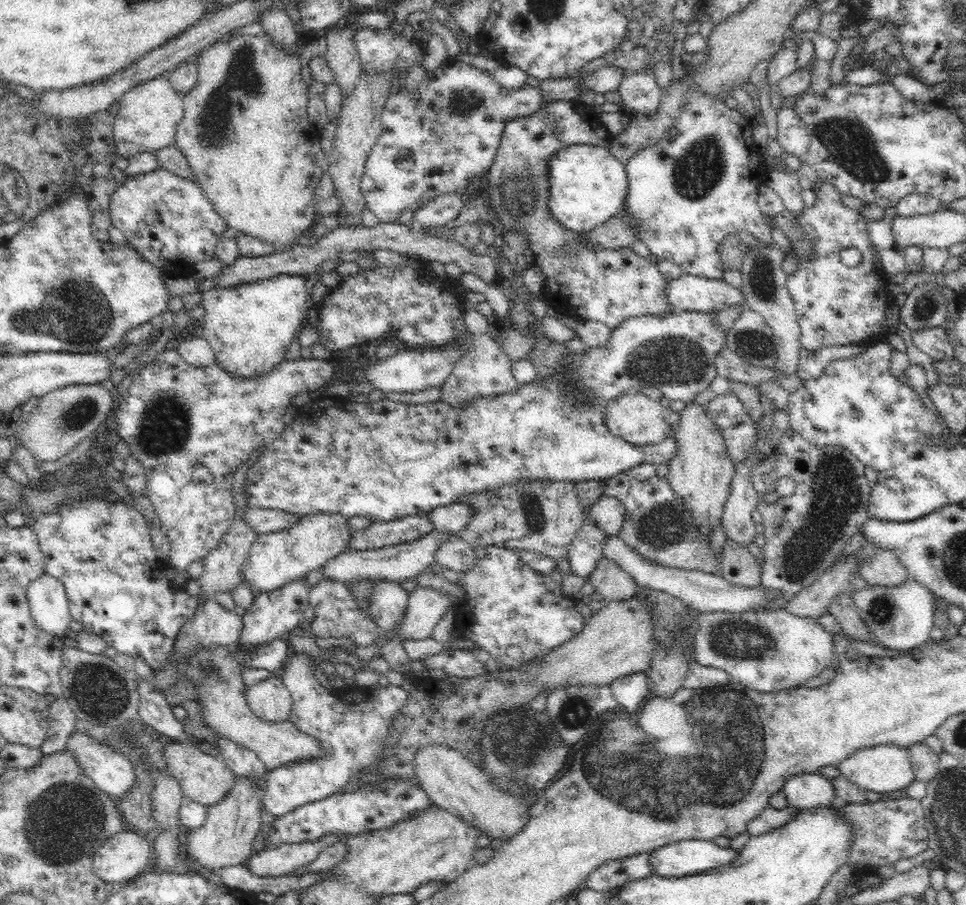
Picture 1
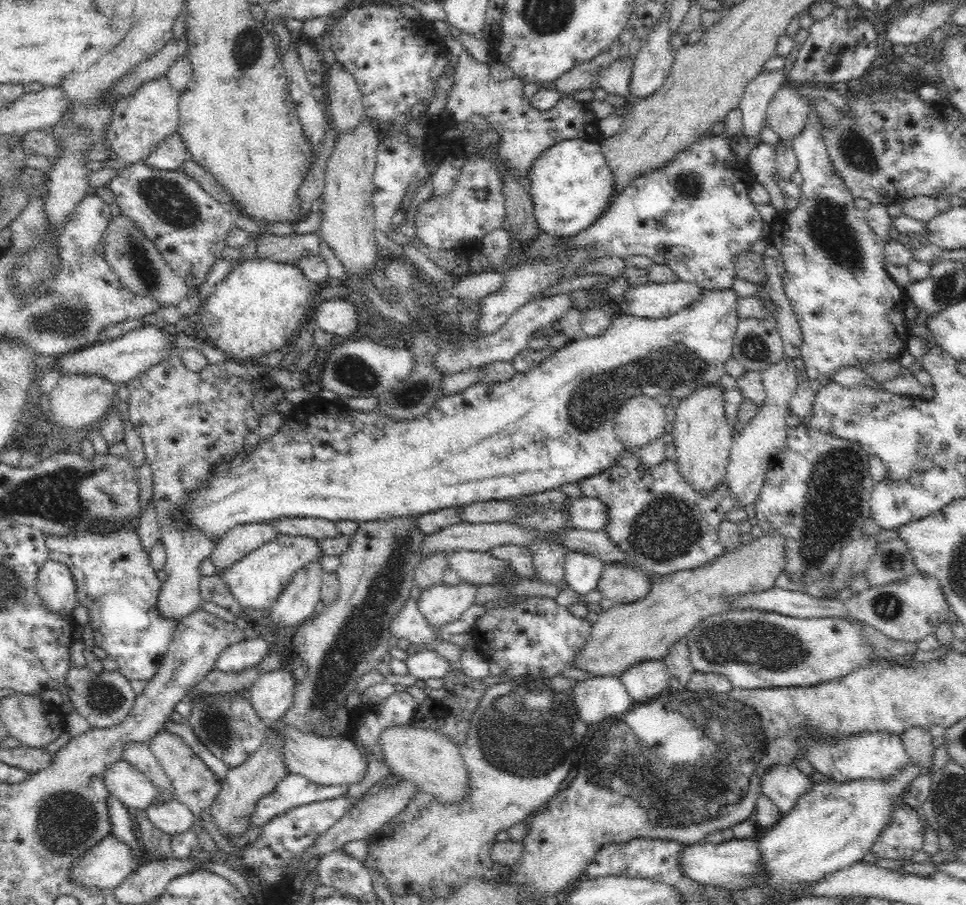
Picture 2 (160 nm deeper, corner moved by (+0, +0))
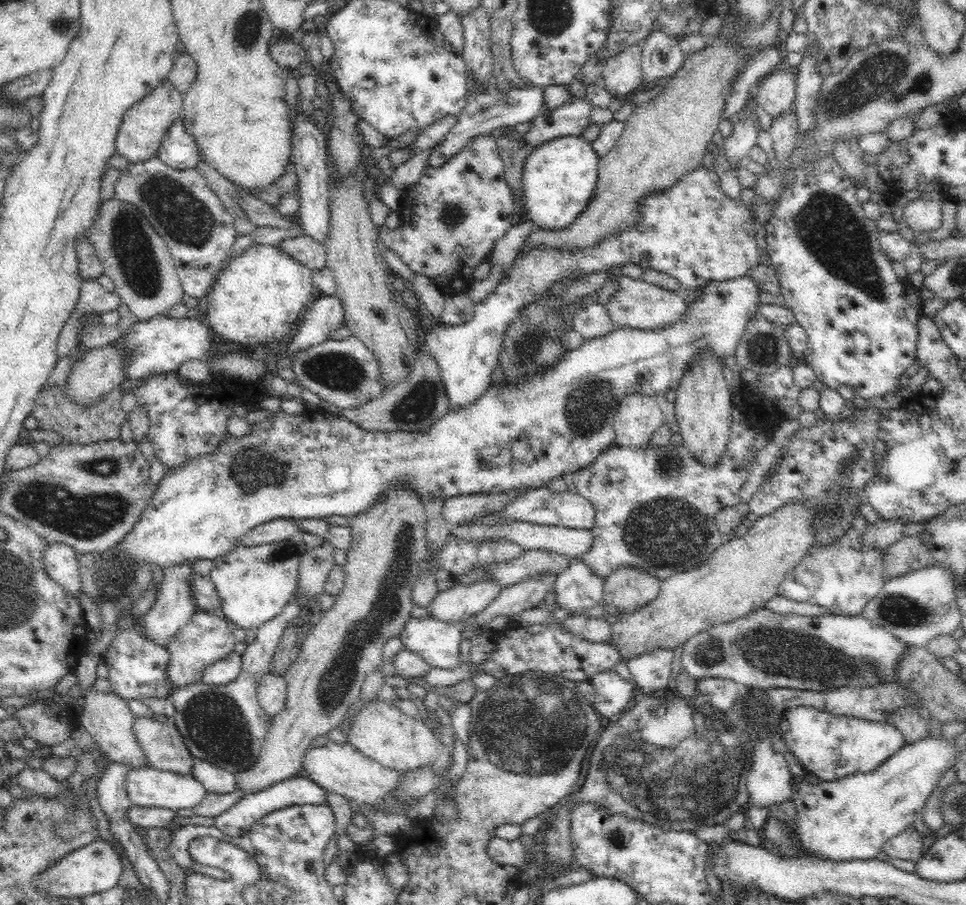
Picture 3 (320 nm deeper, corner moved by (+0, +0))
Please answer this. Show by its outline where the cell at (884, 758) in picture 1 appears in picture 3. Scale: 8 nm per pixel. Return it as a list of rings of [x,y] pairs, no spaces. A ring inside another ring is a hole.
[[[812,707],[793,708],[780,722],[777,733],[806,772],[816,775],[821,782],[870,772],[907,744],[904,735],[891,723],[834,715]]]

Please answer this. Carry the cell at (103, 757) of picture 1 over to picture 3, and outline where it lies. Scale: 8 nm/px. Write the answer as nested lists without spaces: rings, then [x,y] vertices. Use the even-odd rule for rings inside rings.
[[[148,767],[128,772],[126,789],[131,803],[144,807],[158,807],[172,811],[182,808],[192,809],[205,799],[208,791],[204,785],[192,775],[180,775],[176,772]]]

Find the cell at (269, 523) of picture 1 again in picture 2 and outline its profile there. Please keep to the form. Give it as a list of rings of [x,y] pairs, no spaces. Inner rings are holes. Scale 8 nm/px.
[[[280,518],[272,521],[282,535],[335,539],[341,535],[334,521],[324,519]]]

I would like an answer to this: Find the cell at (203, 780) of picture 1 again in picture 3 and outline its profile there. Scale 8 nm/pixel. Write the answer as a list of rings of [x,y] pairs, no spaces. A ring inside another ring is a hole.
[[[135,717],[133,732],[149,767],[191,775],[193,759],[172,720],[159,722],[153,717]]]

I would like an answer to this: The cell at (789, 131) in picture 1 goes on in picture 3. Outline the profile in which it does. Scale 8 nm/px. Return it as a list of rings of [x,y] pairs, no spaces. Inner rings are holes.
[[[794,68],[776,69],[766,76],[753,90],[757,102],[770,114],[778,116],[793,106],[796,81]]]

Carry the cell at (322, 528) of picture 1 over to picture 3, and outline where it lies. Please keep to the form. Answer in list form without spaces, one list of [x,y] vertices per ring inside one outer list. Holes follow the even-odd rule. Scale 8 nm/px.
[[[298,534],[280,542],[252,546],[238,544],[228,554],[215,558],[208,576],[220,597],[217,609],[220,616],[247,631],[257,630],[267,620],[279,615],[297,591],[299,562],[306,549]]]

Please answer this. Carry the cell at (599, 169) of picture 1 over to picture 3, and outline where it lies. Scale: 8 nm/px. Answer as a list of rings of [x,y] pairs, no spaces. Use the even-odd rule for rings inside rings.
[[[576,134],[559,136],[531,149],[530,155],[524,160],[521,179],[524,206],[535,228],[558,230],[576,220],[592,198],[599,159],[592,145]]]

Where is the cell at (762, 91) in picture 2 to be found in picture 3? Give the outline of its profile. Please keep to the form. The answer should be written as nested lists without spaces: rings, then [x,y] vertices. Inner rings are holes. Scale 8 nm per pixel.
[[[748,109],[750,117],[745,121],[734,122],[732,134],[723,137],[723,159],[727,161],[731,168],[737,170],[737,164],[749,154],[749,150],[756,143],[759,123],[756,122],[754,112]]]

